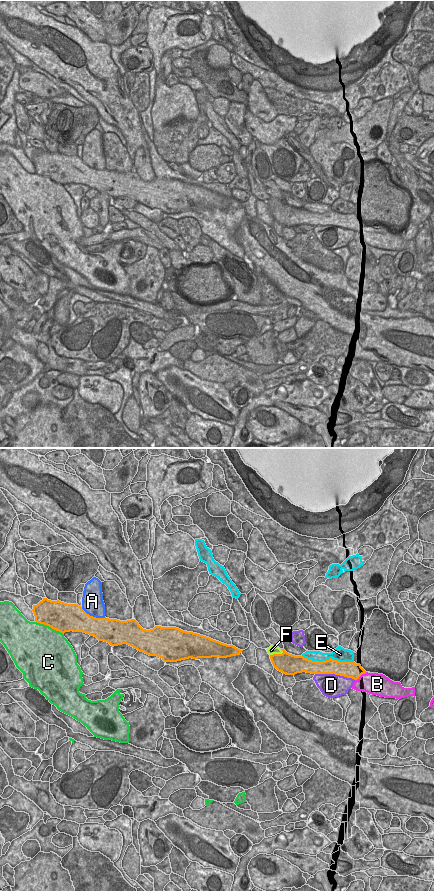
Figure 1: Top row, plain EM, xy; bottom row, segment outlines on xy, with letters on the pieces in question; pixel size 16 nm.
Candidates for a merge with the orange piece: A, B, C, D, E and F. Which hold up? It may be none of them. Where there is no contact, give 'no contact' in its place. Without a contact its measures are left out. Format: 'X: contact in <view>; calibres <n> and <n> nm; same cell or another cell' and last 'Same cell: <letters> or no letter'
A: contact in xy; calibres 380 and 360 nm; another cell
B: contact in xy; calibres 260 and 360 nm; same cell
C: contact in xy; calibres 460 and 480 nm; another cell
D: contact in xy; calibres 260 and 380 nm; another cell
E: contact in xy; calibres 240 and 220 nm; another cell
F: contact in xy; calibres 340 and 140 nm; another cell
Same cell: B

